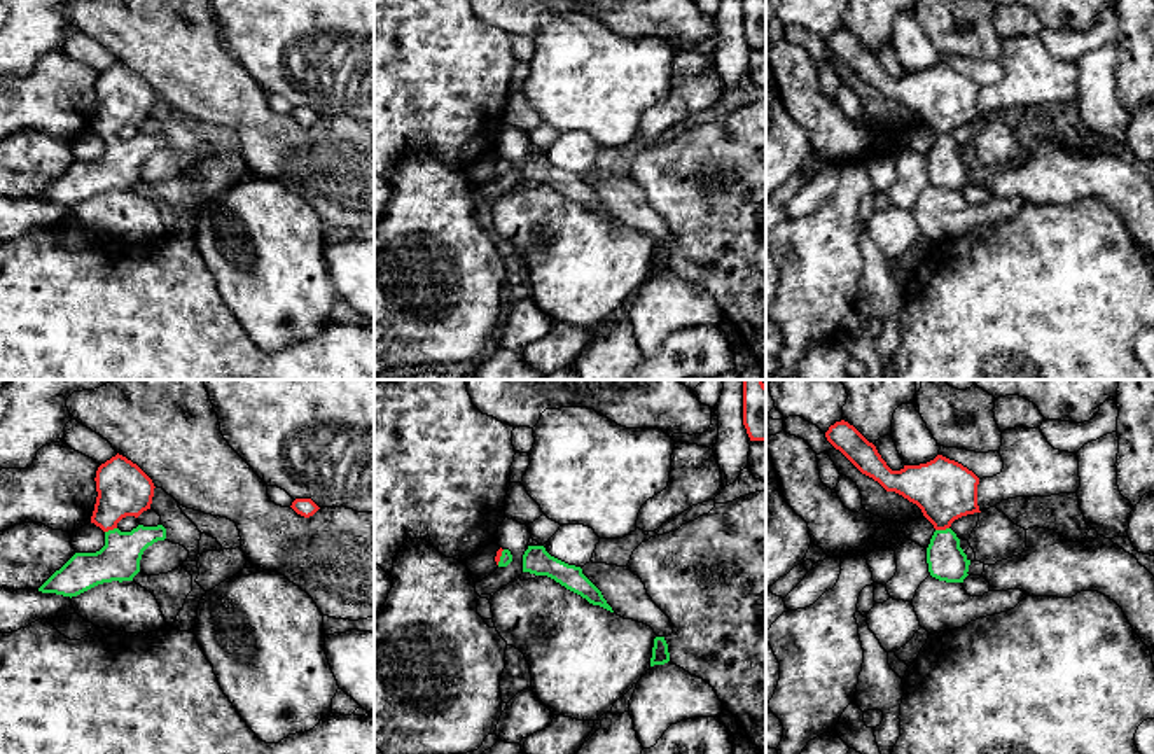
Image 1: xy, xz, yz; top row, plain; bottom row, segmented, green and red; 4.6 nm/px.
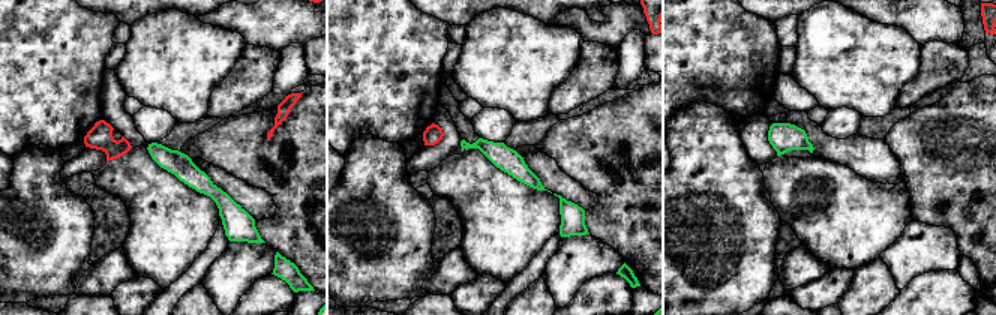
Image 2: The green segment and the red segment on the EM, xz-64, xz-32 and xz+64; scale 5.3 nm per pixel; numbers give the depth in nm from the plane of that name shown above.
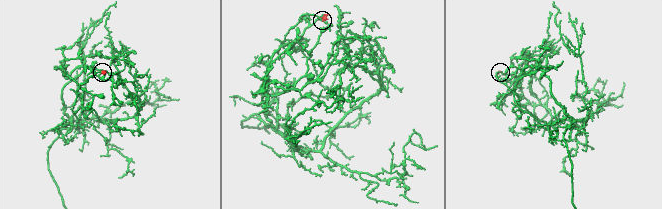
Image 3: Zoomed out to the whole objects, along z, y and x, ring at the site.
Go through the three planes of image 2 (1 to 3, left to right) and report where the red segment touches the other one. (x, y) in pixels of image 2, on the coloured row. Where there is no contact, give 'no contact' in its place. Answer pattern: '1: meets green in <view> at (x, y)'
1: no contact
2: no contact
3: no contact

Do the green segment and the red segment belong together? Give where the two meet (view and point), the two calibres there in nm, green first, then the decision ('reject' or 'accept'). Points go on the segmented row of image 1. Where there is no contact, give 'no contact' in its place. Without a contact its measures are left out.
yz (941, 530) | 180/280 nm | accept

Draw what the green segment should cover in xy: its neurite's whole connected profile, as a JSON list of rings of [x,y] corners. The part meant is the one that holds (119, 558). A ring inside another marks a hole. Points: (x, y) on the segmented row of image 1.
[[[117,453],[98,467],[94,481],[98,497],[91,523],[105,532],[105,546],[96,553],[75,553],[38,588],[42,593],[56,593],[72,598],[103,583],[133,581],[133,577],[140,572],[143,551],[154,542],[166,539],[166,528],[163,525],[138,525],[131,532],[121,532],[117,528],[117,523],[122,518],[138,518],[143,511],[150,509],[152,504],[156,486],[136,464]]]

